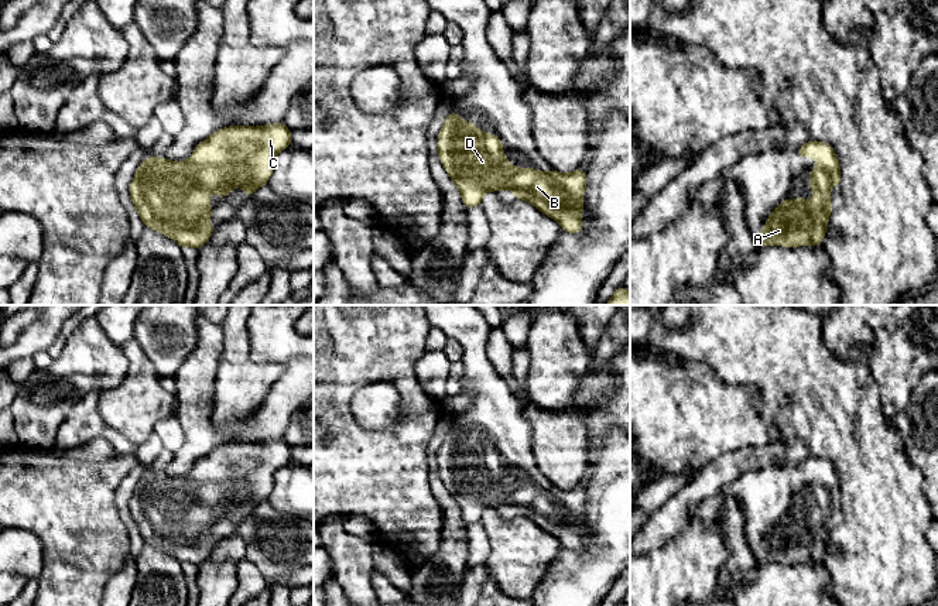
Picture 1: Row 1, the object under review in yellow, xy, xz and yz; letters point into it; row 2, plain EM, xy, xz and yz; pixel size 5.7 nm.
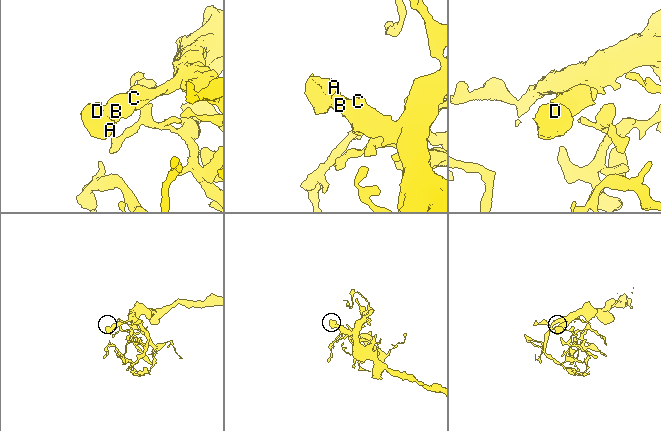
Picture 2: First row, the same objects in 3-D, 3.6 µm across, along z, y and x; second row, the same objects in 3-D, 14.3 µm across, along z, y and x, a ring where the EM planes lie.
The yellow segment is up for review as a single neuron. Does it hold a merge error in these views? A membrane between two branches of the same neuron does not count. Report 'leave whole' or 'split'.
leave whole

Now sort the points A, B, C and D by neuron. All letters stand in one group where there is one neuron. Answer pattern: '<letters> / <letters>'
A B C D

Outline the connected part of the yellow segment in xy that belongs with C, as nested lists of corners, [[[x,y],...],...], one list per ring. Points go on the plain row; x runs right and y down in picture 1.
[[[284,438],[261,444],[220,445],[195,463],[194,476],[168,477],[161,473],[144,476],[129,503],[133,521],[146,544],[171,554],[181,565],[201,565],[215,547],[213,541],[206,540],[215,525],[209,523],[209,509],[225,516],[233,504],[242,501],[244,514],[249,514],[268,499],[274,473],[291,461],[291,448]]]

